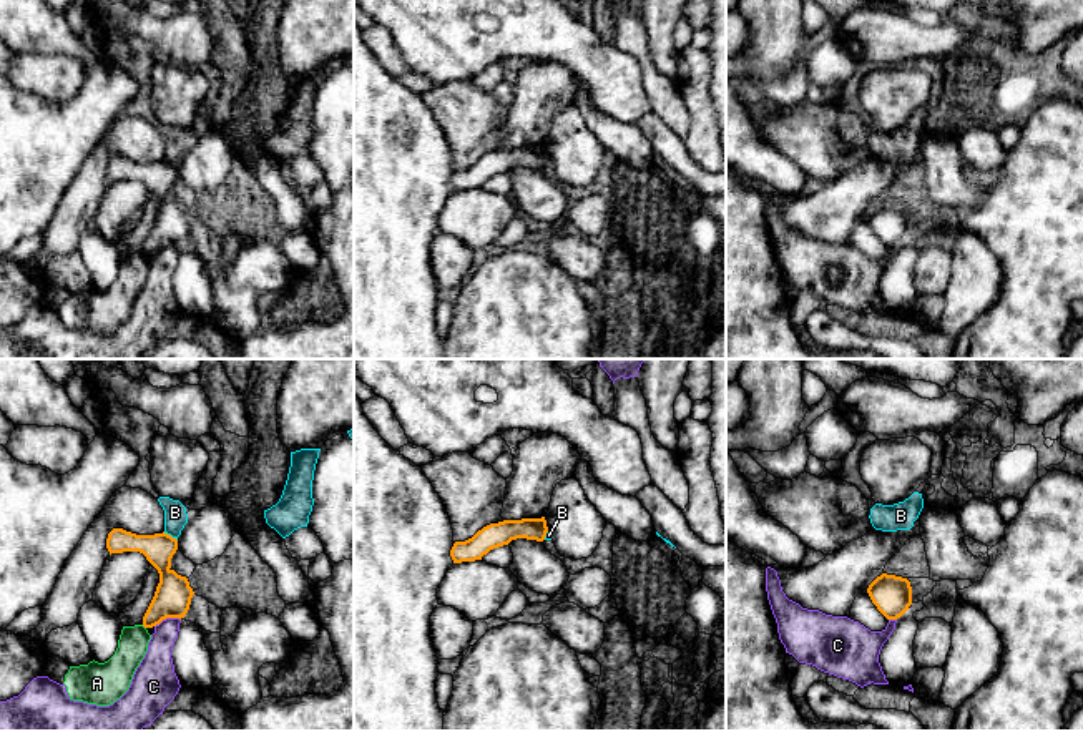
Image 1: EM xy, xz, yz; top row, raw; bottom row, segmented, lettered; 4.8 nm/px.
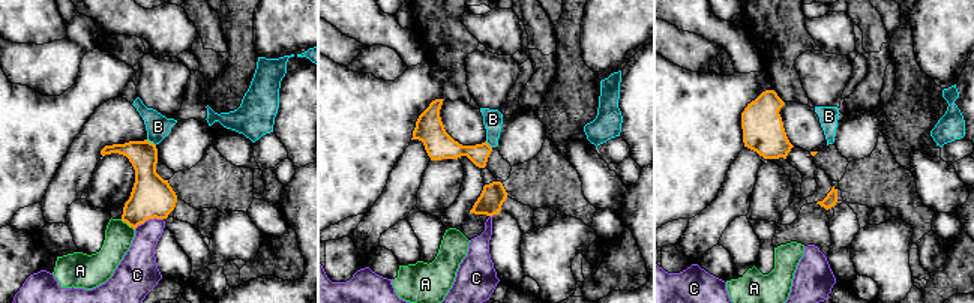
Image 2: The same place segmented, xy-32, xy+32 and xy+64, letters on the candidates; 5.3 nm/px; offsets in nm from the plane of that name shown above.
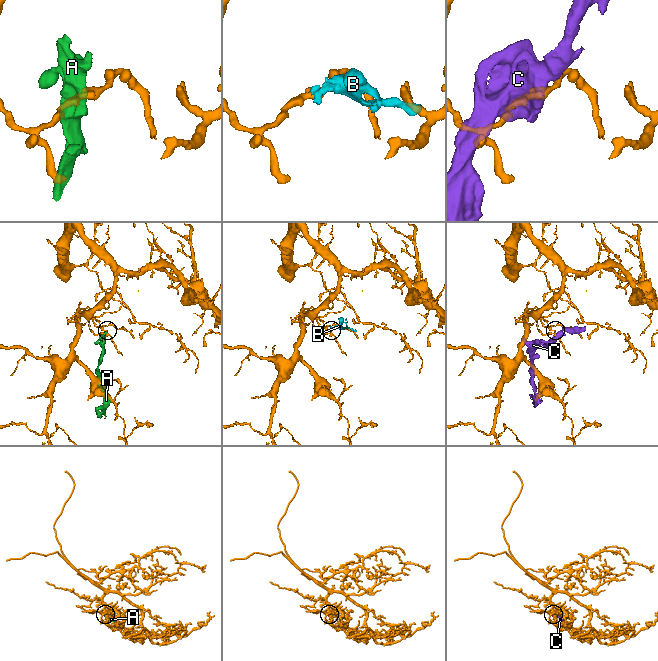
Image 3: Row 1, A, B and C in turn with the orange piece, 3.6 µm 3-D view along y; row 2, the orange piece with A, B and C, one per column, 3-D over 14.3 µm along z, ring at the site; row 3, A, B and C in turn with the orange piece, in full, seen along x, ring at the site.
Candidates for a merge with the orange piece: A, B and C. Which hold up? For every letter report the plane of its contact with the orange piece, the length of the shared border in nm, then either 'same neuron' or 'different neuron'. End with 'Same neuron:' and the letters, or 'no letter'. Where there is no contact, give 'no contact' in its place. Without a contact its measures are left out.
A: no contact | different neuron
B: xy | 80 nm | different neuron
C: xy | 130 nm | different neuron
Same neuron: no letter

